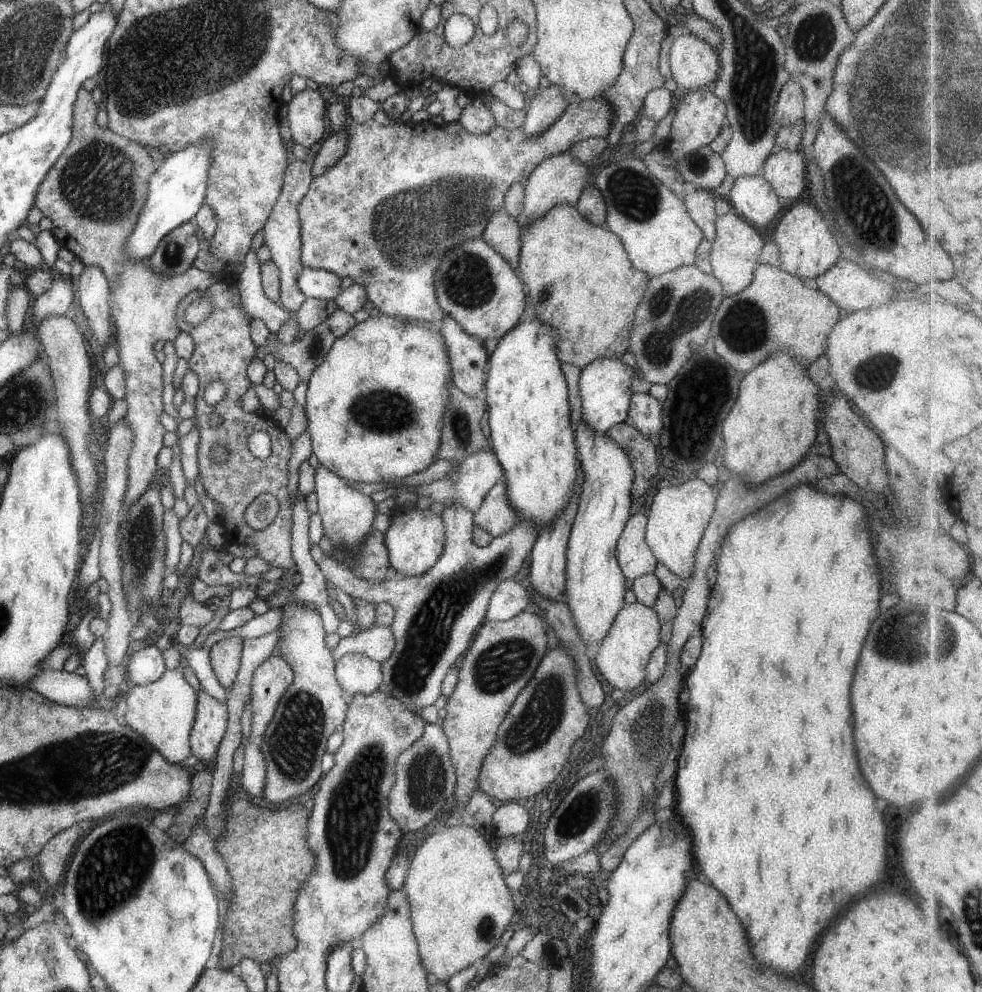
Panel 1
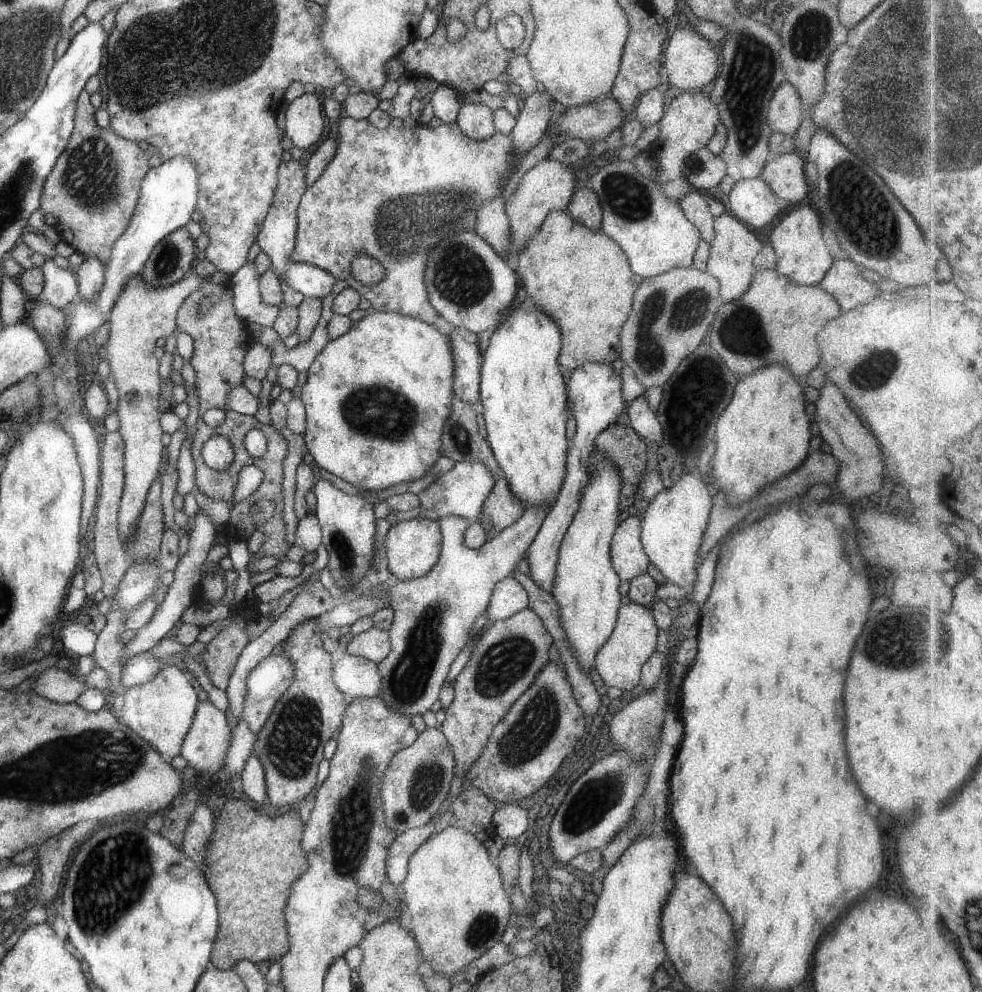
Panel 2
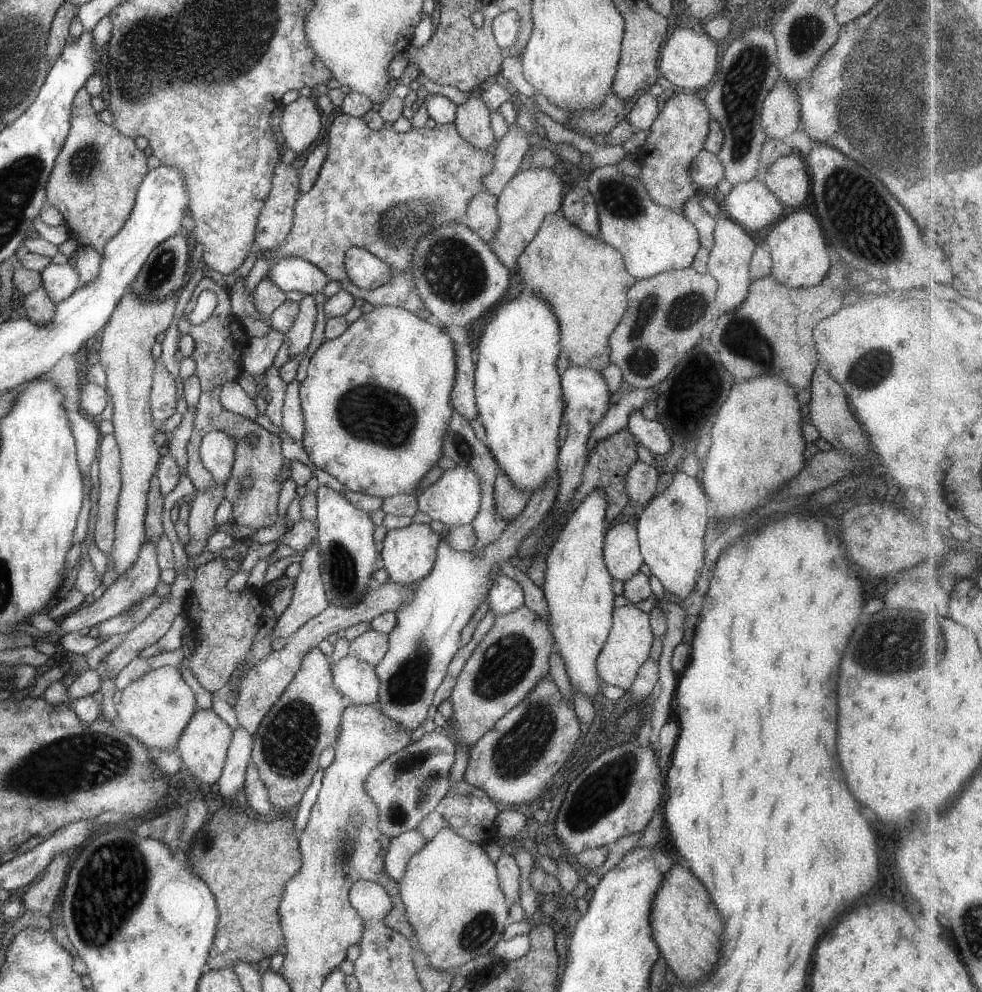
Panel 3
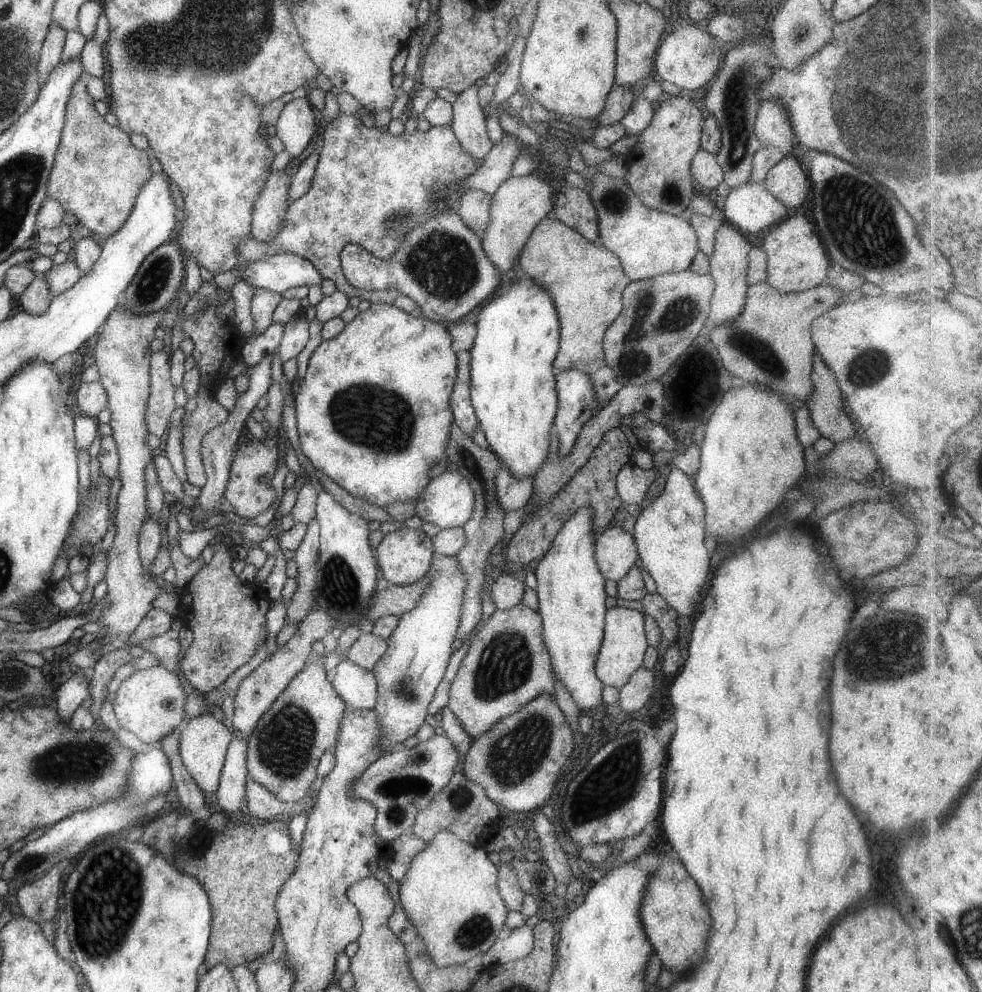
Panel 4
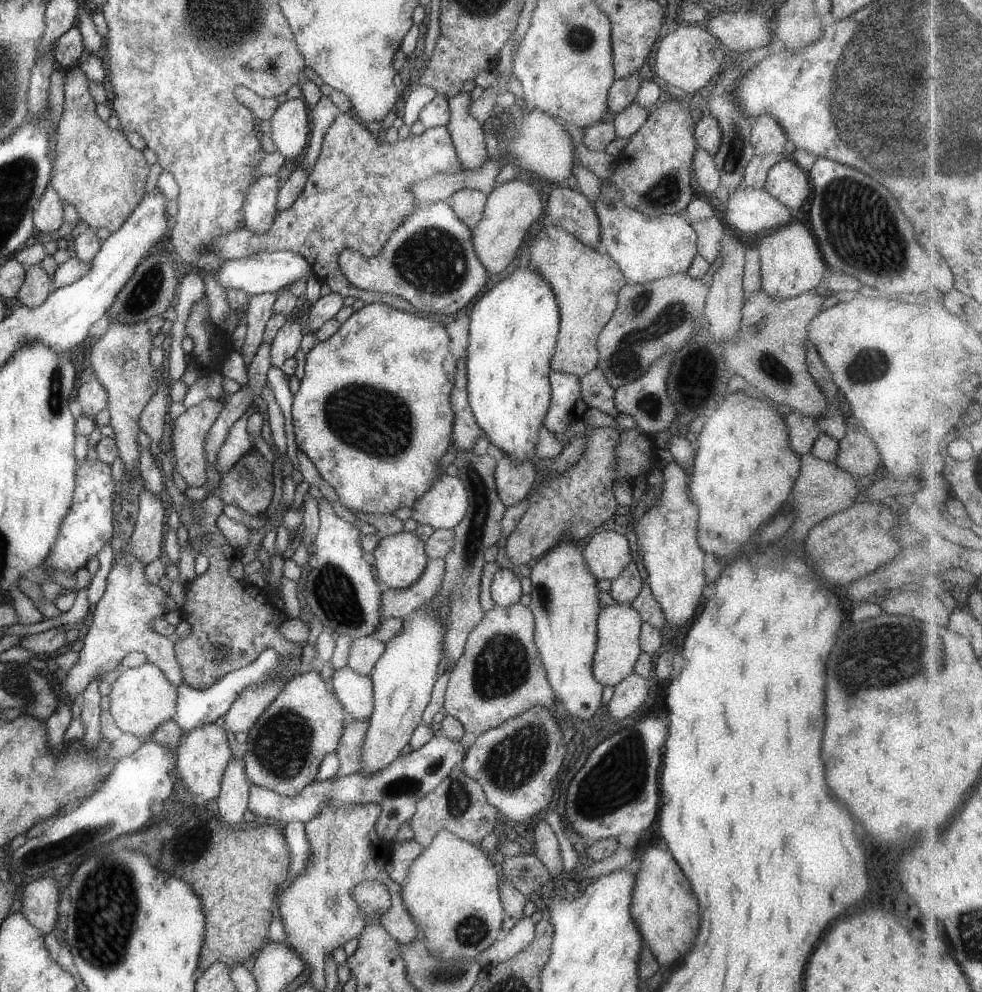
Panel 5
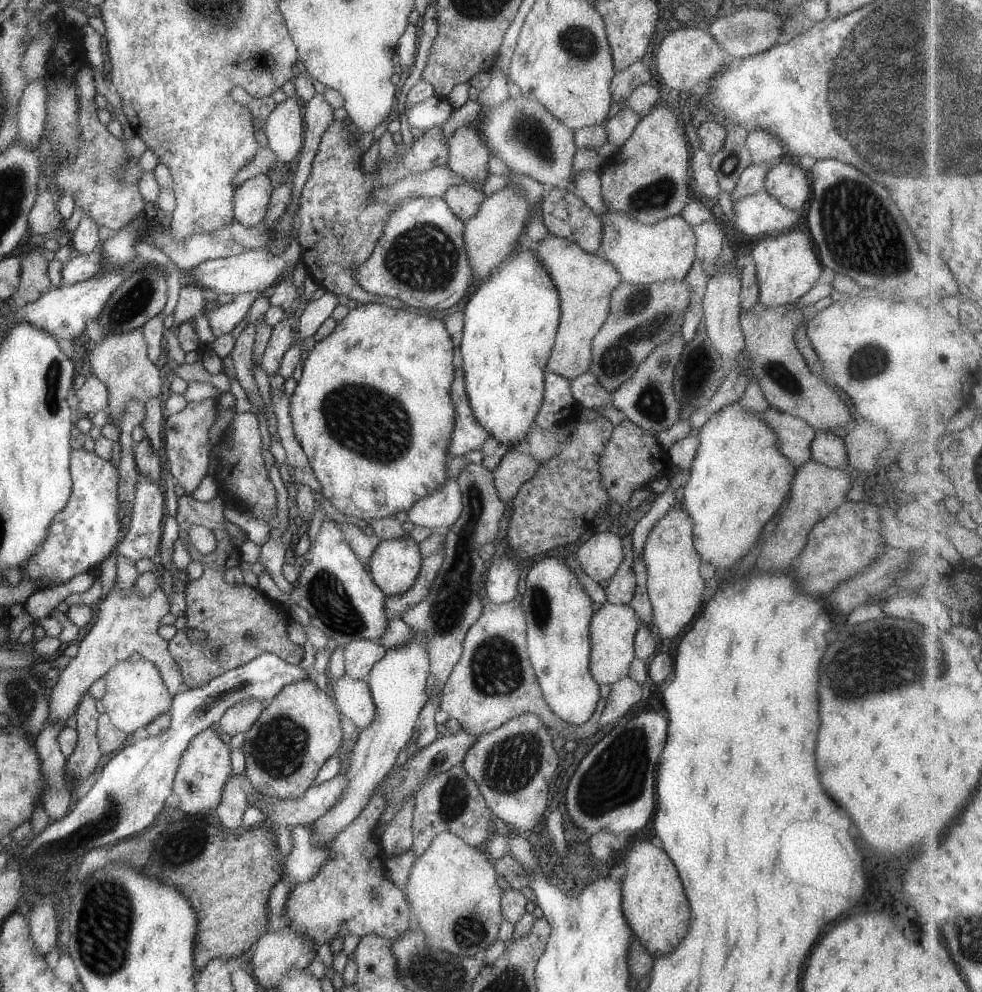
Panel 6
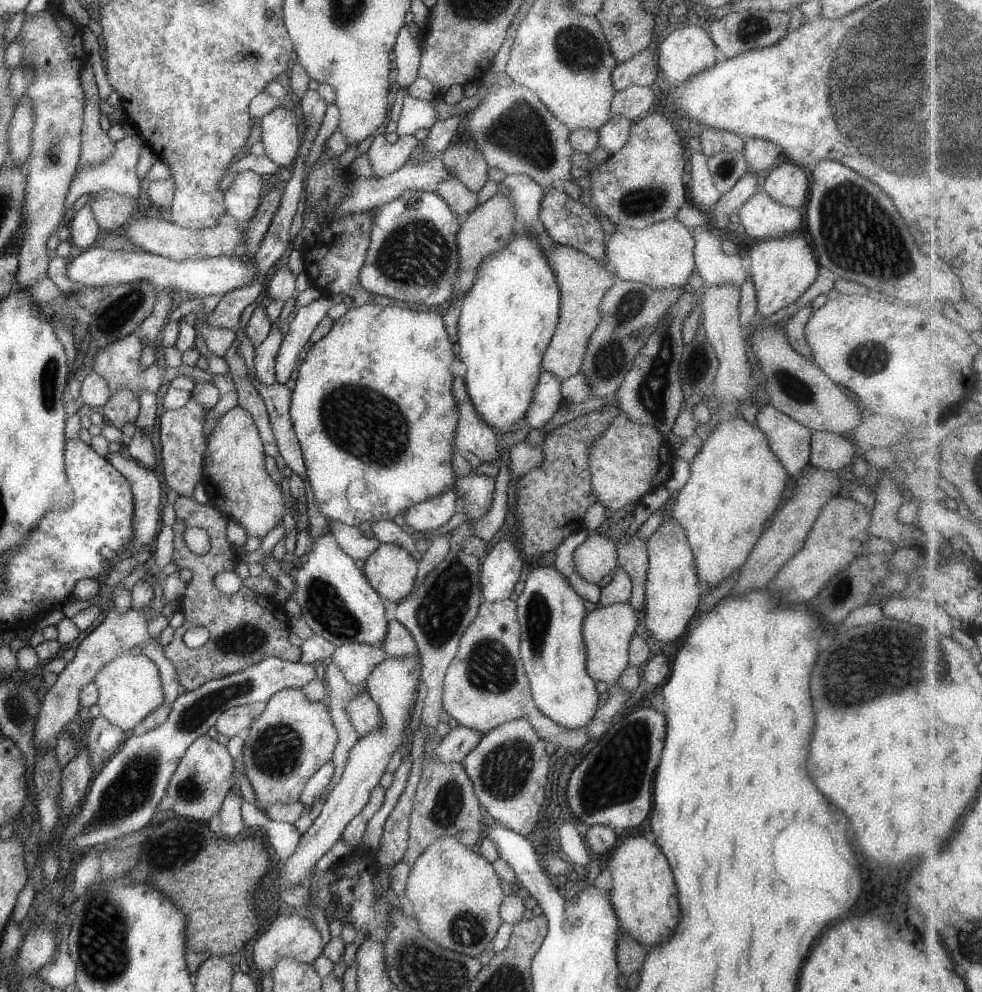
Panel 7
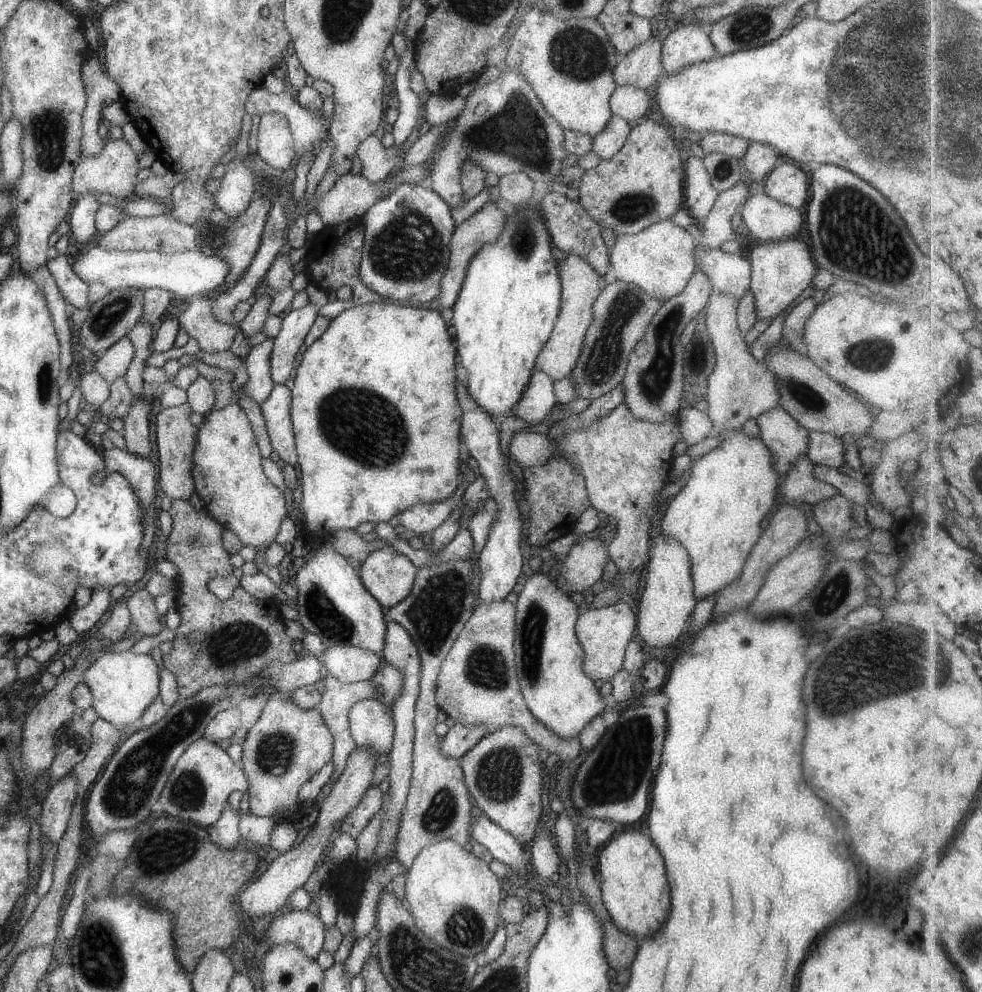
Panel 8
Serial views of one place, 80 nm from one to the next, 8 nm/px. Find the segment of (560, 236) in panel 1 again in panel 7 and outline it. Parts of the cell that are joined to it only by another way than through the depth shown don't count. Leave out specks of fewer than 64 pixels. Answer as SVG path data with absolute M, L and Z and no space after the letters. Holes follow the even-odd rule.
M555 245L551 250L545 251L545 256L547 256L547 262L553 270L555 278L557 278L560 306L555 332L541 356L539 368L561 380L579 373L587 340L599 322L599 310L597 310L599 300L603 298L605 290L609 286L613 286L618 279L607 274L603 263L595 262L589 256L585 256L579 250L569 248L569 246Z

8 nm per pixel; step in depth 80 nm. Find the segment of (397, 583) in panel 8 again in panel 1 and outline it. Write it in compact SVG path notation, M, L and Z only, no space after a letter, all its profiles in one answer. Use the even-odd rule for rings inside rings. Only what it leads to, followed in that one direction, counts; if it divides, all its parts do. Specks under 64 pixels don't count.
M403 508L399 514L390 519L390 525L384 532L384 545L388 552L388 561L396 572L397 577L412 577L423 574L439 558L444 545L444 522L440 514L434 514L430 509Z

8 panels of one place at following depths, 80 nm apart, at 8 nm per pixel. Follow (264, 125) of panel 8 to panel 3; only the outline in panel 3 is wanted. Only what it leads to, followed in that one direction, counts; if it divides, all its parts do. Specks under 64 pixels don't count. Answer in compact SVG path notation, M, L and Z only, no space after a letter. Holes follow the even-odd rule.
M299 96L283 106L276 133L283 137L287 148L300 154L311 146L311 142L315 142L321 126L313 96Z

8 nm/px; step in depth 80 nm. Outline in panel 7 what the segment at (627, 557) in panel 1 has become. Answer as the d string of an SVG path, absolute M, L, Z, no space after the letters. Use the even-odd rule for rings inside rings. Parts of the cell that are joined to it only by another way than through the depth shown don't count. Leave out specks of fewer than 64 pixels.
M589 534L571 554L576 573L586 582L596 584L617 568L615 543L599 534Z

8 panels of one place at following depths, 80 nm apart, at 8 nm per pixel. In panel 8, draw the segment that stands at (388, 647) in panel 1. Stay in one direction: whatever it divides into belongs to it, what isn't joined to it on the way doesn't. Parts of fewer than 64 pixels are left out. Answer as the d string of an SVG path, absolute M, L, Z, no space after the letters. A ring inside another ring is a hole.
M333 646L323 650L323 673L331 674L341 684L370 681L381 656L355 646Z

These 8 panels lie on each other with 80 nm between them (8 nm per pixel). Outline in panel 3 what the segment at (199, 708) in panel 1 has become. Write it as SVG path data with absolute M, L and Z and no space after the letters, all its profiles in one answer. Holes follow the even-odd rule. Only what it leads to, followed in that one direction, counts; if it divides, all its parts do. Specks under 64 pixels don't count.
M195 709L176 742L176 756L195 782L211 785L220 777L231 737L231 728L213 712L213 709Z

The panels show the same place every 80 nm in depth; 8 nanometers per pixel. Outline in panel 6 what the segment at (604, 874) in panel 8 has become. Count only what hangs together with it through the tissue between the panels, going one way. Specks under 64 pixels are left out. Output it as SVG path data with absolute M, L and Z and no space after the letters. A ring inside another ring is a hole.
M655 840L635 841L625 848L623 863L625 874L619 878L621 883L621 910L634 938L641 941L651 956L669 954L673 946L685 936L689 926L689 904L681 890L681 882L671 860L663 850L655 846Z

